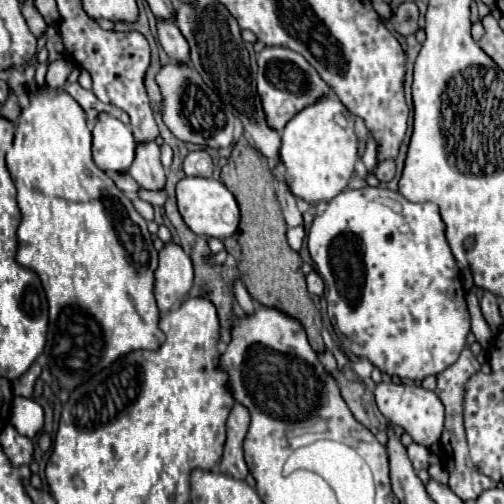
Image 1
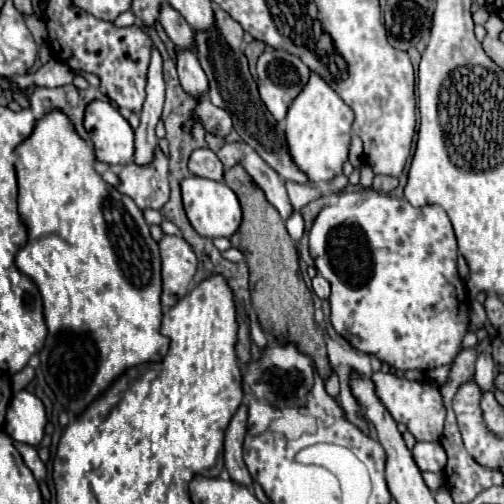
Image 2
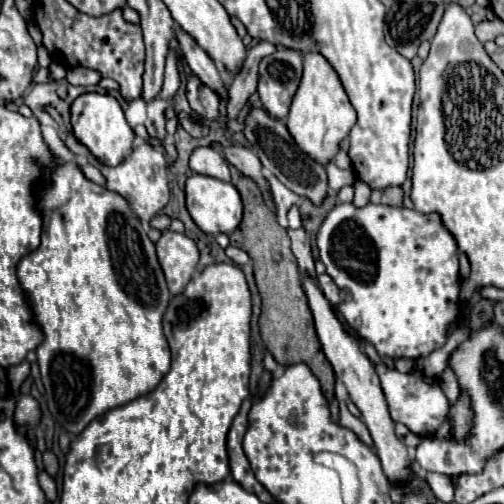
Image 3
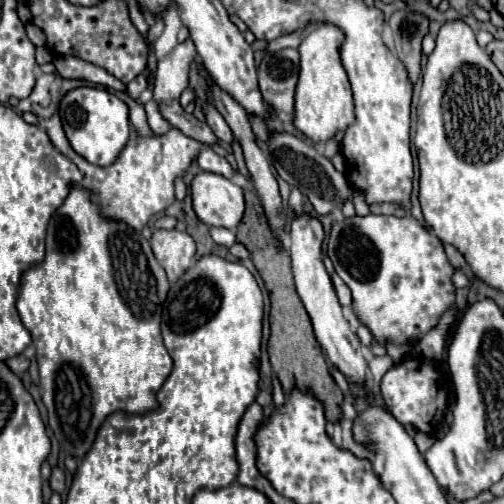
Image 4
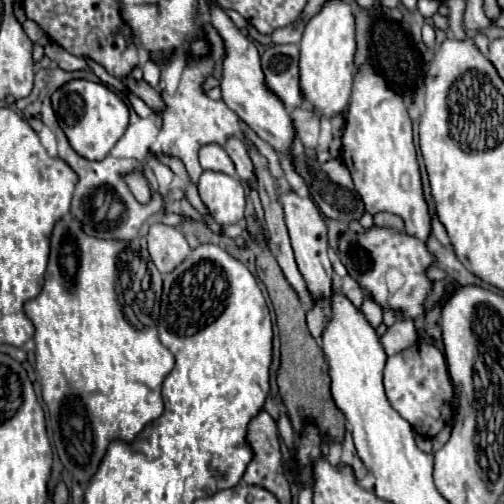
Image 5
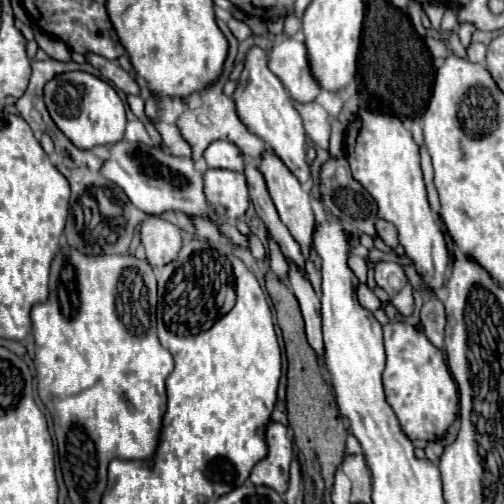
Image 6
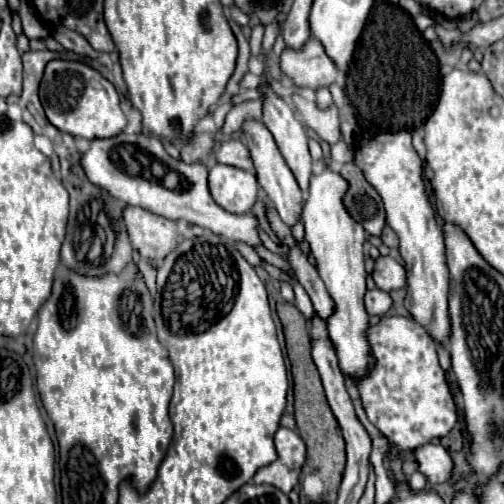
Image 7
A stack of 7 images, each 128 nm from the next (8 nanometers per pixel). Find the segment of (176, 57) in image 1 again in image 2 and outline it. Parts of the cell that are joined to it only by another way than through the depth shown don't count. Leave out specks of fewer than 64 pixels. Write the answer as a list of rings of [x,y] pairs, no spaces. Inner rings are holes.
[[[176,48],[176,52],[178,52],[176,60],[178,76],[184,92],[196,100],[200,100],[200,96],[208,96],[208,78],[200,68],[200,62],[196,60],[196,54],[180,48]]]

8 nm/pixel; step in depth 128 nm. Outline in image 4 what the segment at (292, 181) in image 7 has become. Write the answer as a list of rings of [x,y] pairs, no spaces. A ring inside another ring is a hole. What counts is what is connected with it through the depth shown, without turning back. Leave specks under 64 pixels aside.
[[[302,212],[302,214],[294,214],[292,218],[292,228],[290,228],[290,258],[292,258],[292,272],[294,272],[294,280],[296,280],[296,290],[298,296],[312,320],[316,338],[320,342],[320,346],[324,348],[328,360],[342,370],[342,374],[350,380],[350,382],[366,382],[366,360],[362,356],[362,344],[356,336],[356,332],[352,332],[350,324],[346,322],[346,318],[342,316],[342,304],[336,296],[336,290],[332,288],[332,280],[330,274],[324,268],[322,262],[322,242],[324,242],[324,228],[320,224],[320,220],[316,220],[314,216]]]

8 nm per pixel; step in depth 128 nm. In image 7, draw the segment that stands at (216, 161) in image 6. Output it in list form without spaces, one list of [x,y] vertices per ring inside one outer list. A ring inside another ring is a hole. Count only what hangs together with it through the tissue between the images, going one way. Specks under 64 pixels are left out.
[[[236,138],[220,144],[220,148],[216,150],[216,160],[220,164],[228,164],[228,166],[236,166],[236,168],[254,172],[254,164],[252,164],[252,158],[250,158],[246,144]]]

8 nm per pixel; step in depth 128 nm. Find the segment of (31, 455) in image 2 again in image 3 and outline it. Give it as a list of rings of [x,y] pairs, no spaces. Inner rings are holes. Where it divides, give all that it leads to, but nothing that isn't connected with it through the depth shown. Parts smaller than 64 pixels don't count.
[[[40,472],[40,486],[46,494],[48,500],[56,500],[58,498],[58,492],[56,492],[56,482],[46,474],[46,472]]]

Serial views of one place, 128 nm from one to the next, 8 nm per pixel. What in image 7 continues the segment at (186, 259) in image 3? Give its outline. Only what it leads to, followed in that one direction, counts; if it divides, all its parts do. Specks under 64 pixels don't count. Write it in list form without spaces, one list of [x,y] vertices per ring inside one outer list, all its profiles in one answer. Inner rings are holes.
[[[126,206],[122,220],[132,248],[150,260],[162,260],[176,248],[176,222],[138,206]]]

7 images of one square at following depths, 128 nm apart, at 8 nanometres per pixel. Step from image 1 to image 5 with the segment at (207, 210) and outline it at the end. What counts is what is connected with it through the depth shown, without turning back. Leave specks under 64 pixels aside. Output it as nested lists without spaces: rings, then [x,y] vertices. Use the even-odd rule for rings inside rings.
[[[206,170],[198,182],[200,198],[220,224],[236,224],[244,218],[246,192],[238,178]]]

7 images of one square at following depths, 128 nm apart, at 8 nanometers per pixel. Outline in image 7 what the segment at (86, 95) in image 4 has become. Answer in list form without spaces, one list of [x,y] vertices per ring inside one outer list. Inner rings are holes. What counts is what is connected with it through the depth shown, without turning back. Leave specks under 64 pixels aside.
[[[50,60],[40,82],[40,102],[48,120],[62,132],[86,140],[112,138],[126,126],[126,116],[120,110],[120,96],[116,88],[90,64],[74,60]]]

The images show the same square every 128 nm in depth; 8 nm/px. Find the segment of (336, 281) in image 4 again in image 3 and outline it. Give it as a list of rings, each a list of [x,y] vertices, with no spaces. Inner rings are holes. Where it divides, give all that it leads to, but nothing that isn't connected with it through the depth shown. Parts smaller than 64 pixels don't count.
[[[320,274],[320,276],[318,276],[318,284],[320,284],[324,296],[330,300],[332,306],[338,306],[338,304],[346,298],[346,292],[344,292],[342,288],[336,288],[334,280],[332,280],[328,274]]]

